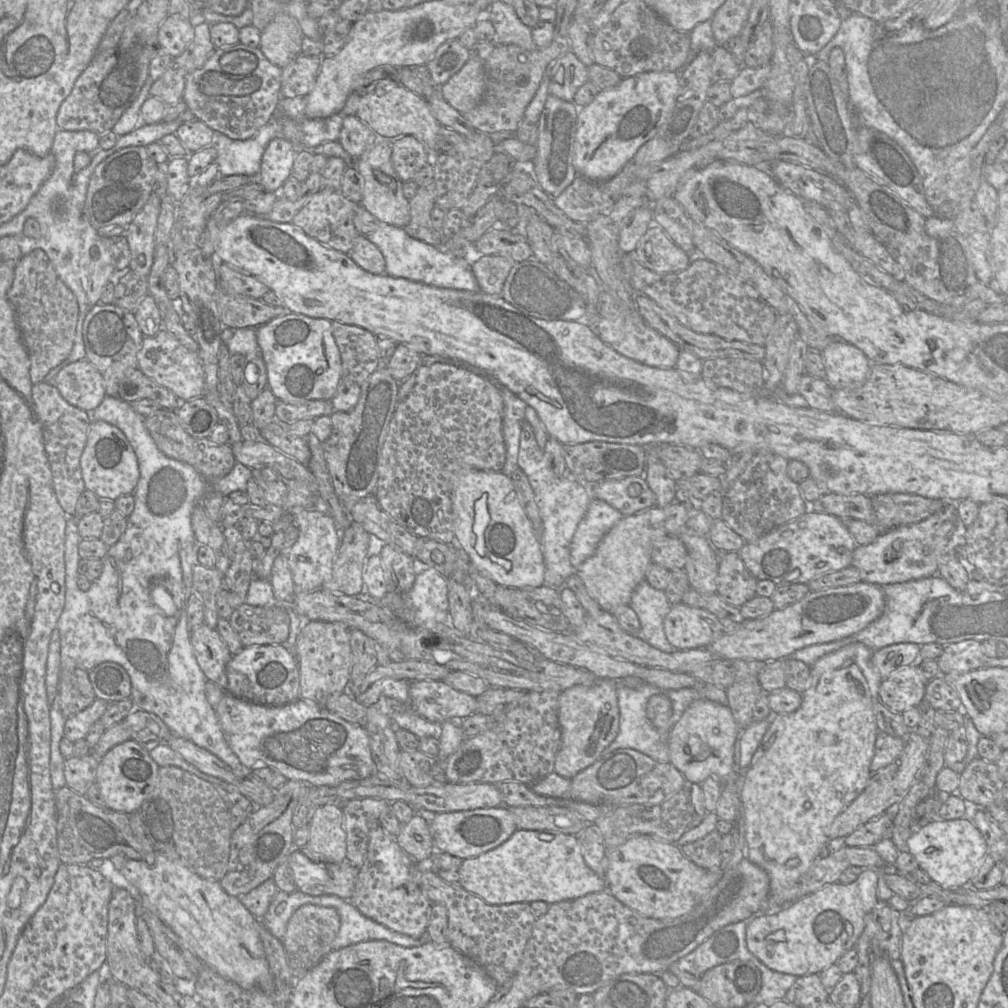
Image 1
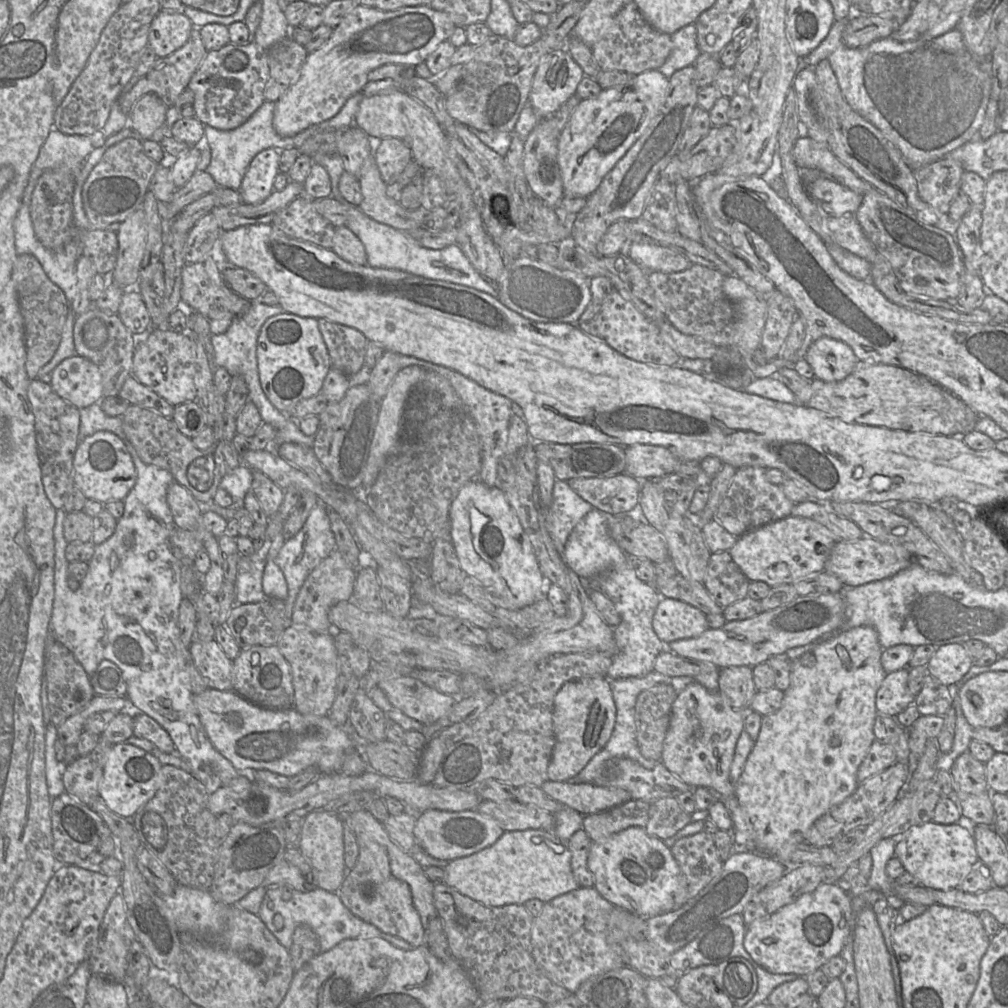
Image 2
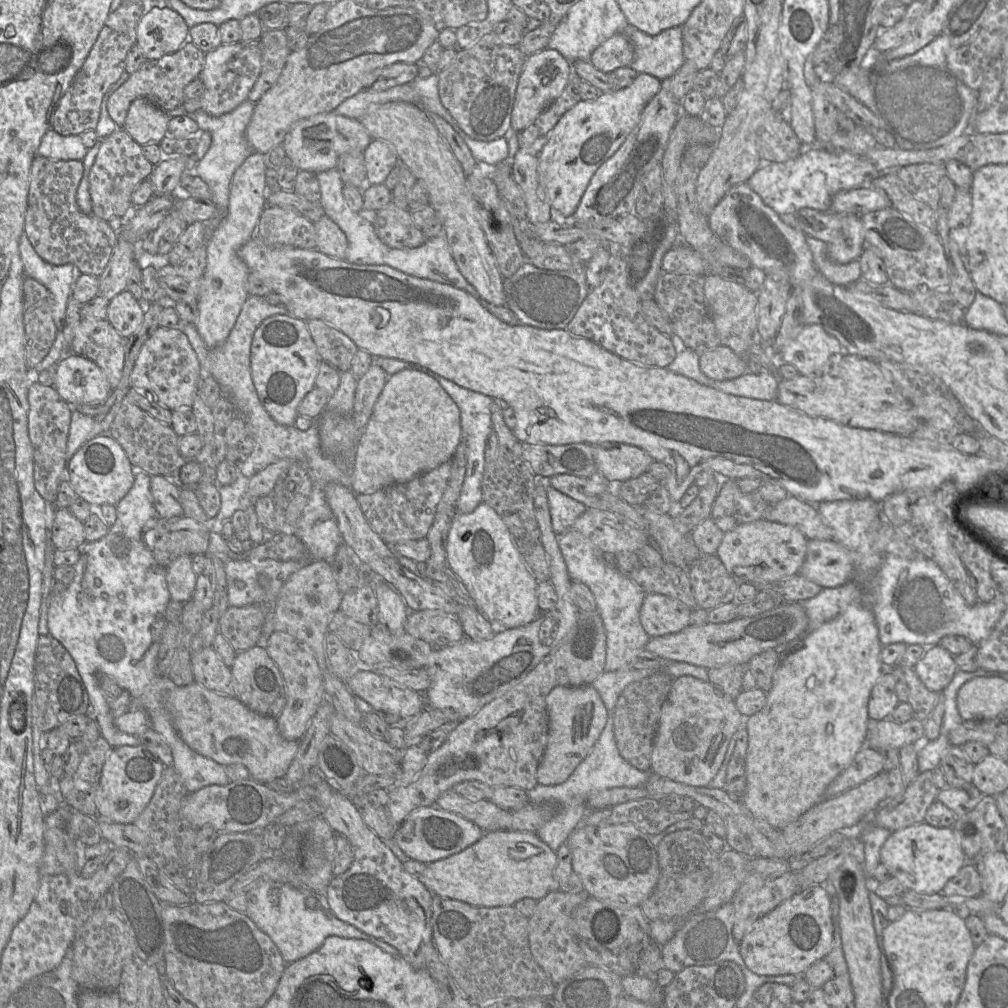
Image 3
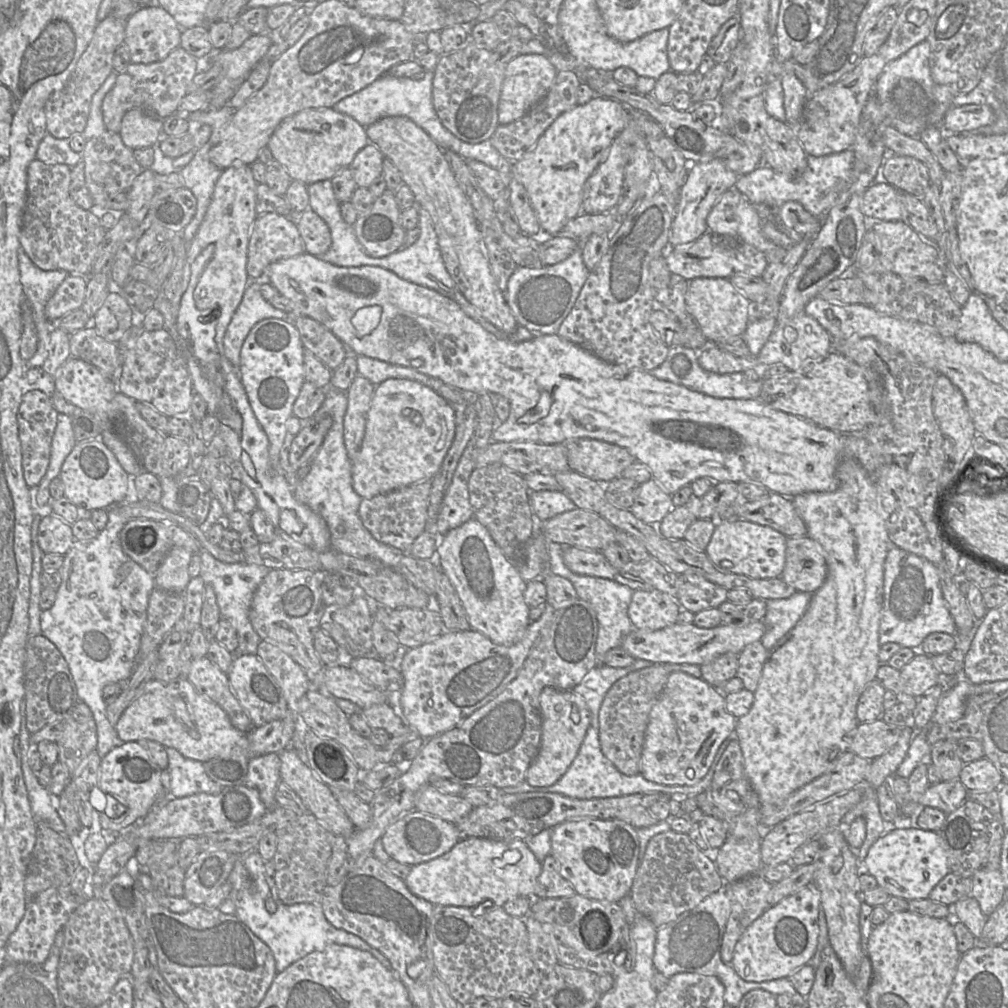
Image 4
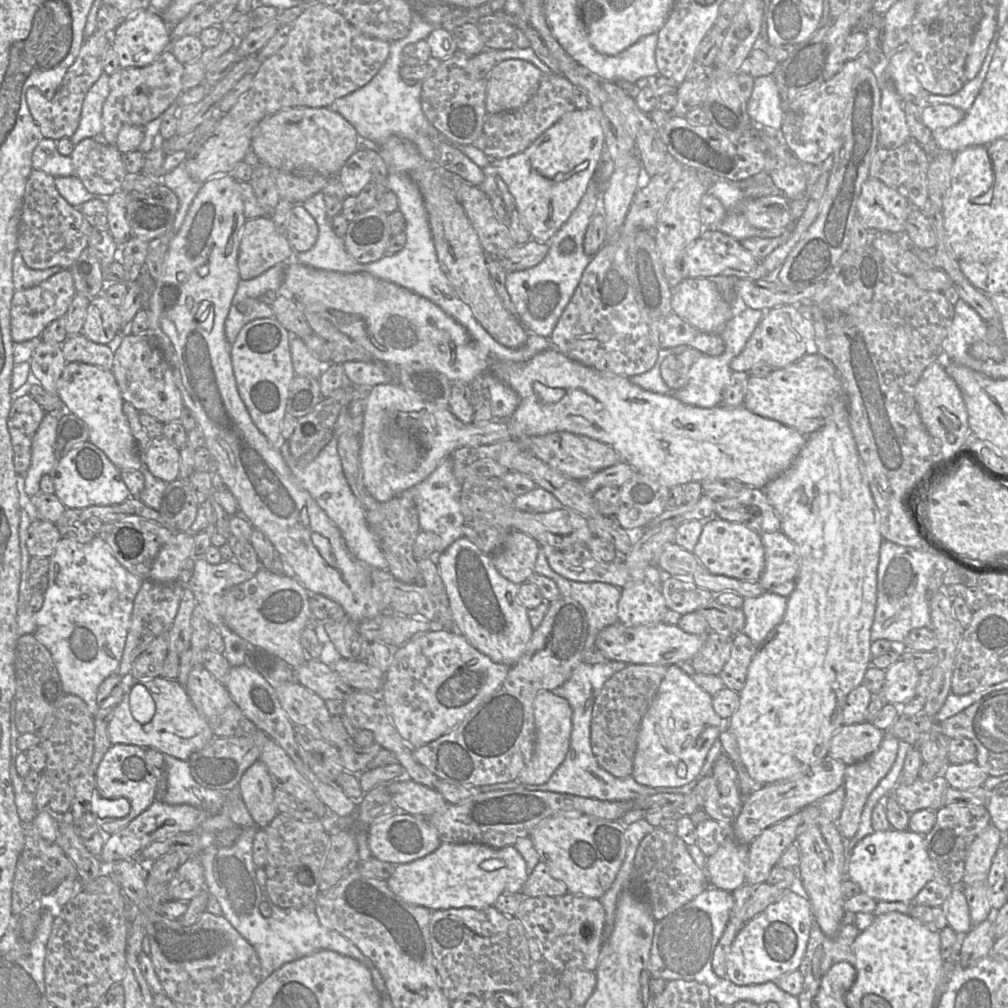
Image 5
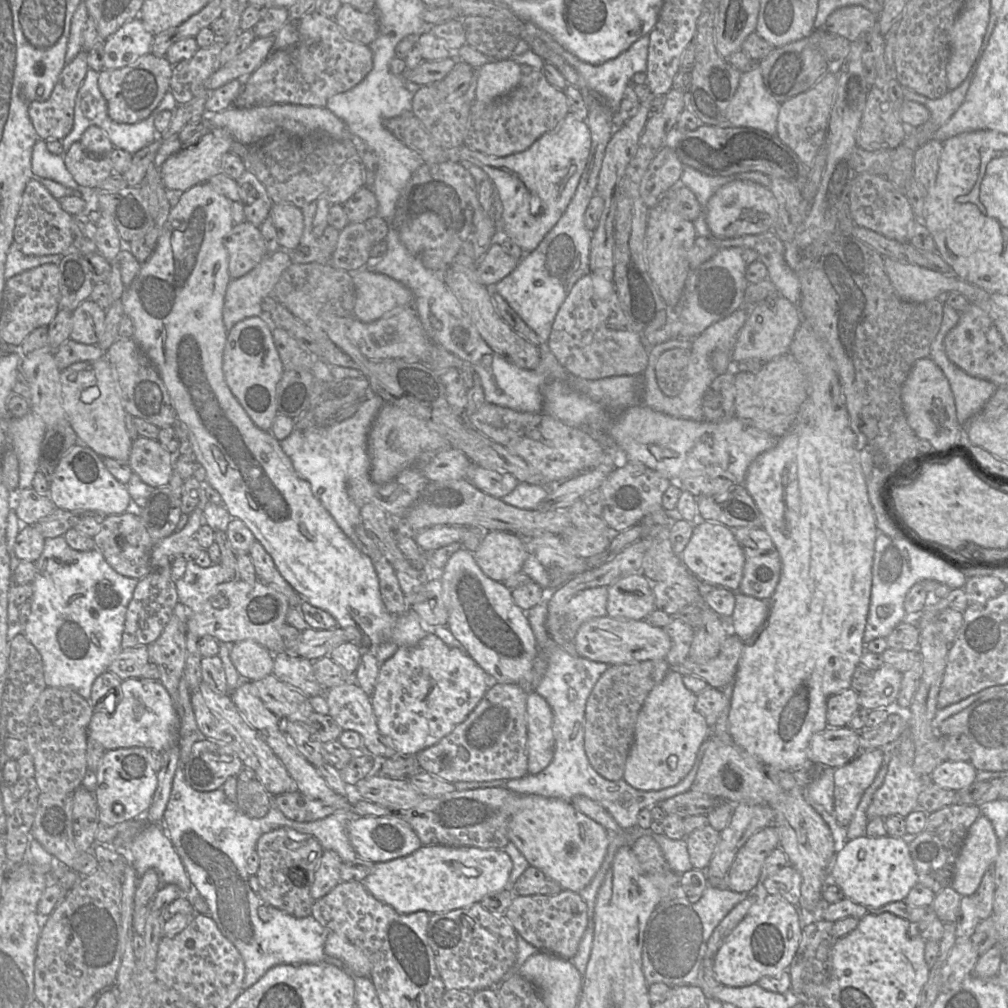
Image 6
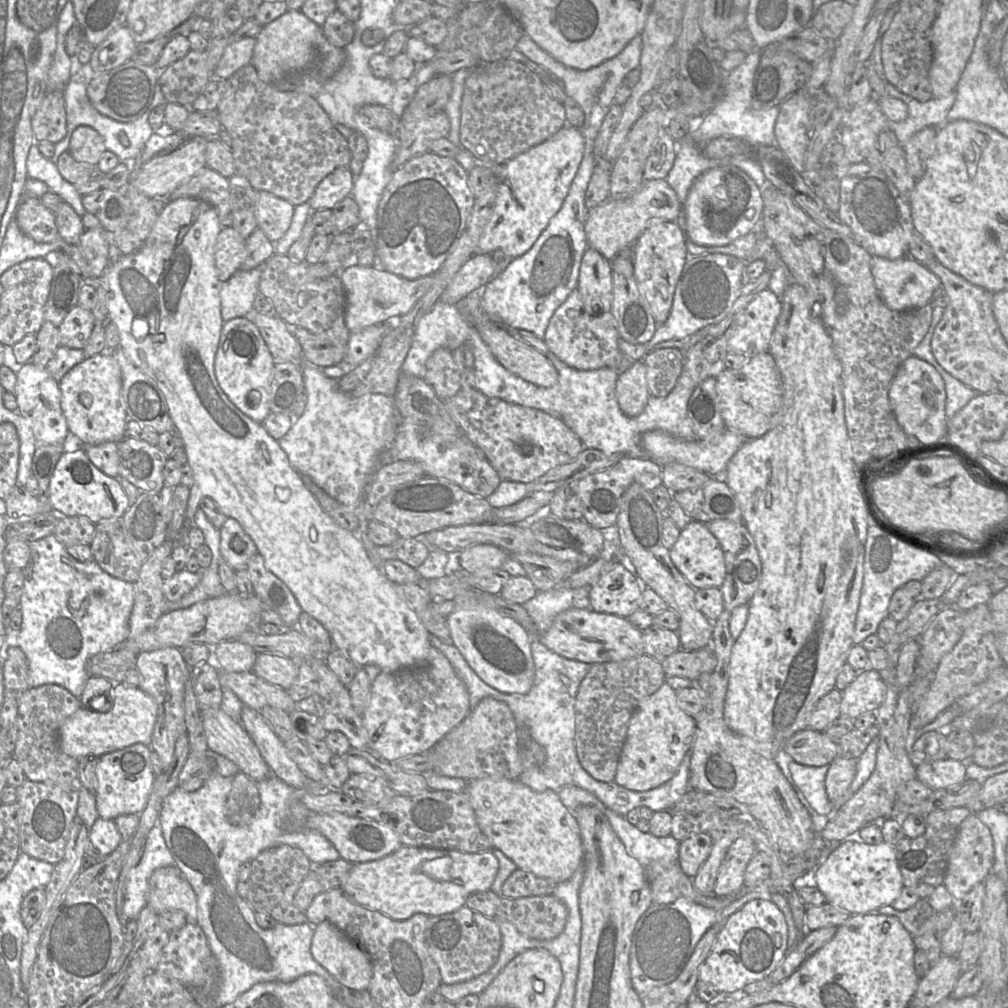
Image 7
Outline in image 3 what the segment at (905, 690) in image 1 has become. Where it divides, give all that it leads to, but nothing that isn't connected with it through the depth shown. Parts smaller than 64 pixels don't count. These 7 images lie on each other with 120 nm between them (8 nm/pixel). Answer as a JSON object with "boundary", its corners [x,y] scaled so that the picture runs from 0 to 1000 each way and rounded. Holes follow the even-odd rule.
{"boundary":[[[882,664],[873,671],[861,694],[860,704],[863,716],[877,714],[892,698],[888,687],[890,677],[890,673]]]}

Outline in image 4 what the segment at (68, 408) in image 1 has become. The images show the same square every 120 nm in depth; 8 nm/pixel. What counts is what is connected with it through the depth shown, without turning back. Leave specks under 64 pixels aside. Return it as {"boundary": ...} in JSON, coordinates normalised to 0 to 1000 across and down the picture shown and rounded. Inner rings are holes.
{"boundary":[[[30,387],[23,392],[17,410],[17,419],[22,446],[23,471],[29,484],[38,482],[47,467],[58,411],[53,404],[50,393],[45,389]]]}

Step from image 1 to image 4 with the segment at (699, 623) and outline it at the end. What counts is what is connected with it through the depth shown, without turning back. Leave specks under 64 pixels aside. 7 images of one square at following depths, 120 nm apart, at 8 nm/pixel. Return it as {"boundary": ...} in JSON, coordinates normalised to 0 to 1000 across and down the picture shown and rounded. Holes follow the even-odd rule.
{"boundary":[[[629,585],[623,602],[623,611],[630,624],[654,625],[672,618],[676,606],[674,598],[663,589],[653,585]]]}

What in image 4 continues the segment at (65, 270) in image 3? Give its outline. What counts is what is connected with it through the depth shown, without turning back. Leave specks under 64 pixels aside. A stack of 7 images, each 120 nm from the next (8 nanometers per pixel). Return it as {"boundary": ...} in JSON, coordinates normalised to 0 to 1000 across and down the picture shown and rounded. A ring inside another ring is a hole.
{"boundary":[[[21,243],[18,248],[18,263],[25,298],[32,303],[39,338],[44,338],[44,343],[48,347],[53,319],[46,314],[45,304],[68,271],[64,268],[45,269],[38,266]]]}

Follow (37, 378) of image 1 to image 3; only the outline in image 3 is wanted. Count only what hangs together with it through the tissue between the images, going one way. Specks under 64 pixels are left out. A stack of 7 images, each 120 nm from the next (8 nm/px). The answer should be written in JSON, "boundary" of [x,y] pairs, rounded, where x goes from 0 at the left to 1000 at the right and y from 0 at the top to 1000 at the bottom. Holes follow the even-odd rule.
{"boundary":[[[31,275],[23,278],[23,317],[28,366],[34,366],[49,350],[57,332],[52,314],[54,297],[51,290]]]}

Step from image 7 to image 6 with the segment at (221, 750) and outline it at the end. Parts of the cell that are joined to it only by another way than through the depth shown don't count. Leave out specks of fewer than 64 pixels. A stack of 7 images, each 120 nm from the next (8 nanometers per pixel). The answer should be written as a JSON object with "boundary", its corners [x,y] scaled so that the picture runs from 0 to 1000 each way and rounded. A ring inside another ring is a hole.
{"boundary":[[[199,676],[189,687],[189,697],[198,730],[227,739],[235,747],[242,761],[249,762],[253,766],[270,790],[296,785],[293,775],[279,755],[234,702],[228,688],[216,688]]]}

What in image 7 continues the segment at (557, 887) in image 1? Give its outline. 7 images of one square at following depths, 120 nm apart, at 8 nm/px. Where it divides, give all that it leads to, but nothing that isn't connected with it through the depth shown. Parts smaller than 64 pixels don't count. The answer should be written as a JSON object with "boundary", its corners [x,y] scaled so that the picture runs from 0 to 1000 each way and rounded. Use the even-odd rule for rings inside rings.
{"boundary":[[[399,838],[380,851],[351,856],[338,881],[363,901],[391,913],[403,913],[413,906],[436,909],[456,902],[467,887],[487,882],[494,862],[495,855],[488,844],[464,846]]]}

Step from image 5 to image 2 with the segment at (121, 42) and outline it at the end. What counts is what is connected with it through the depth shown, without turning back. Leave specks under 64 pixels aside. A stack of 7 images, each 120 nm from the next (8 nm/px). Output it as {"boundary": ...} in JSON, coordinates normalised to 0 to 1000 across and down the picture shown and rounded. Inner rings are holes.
{"boundary":[[[161,9],[151,20],[147,45],[157,57],[165,57],[180,48],[188,37],[191,23],[181,11]]]}

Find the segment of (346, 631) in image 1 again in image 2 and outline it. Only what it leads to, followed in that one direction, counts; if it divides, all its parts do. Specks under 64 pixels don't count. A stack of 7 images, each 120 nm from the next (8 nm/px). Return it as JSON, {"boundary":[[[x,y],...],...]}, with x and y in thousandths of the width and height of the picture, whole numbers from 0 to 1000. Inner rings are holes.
{"boundary":[[[290,619],[274,639],[288,660],[292,683],[291,702],[301,709],[323,710],[329,701],[335,673],[335,652],[330,626],[314,629],[302,621]]]}

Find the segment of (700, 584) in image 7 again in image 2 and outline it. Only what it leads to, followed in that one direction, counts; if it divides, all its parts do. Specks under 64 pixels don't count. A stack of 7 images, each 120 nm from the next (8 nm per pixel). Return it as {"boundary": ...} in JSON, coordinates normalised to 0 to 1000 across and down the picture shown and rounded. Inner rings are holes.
{"boundary":[[[783,511],[732,533],[723,549],[742,575],[746,577],[757,576],[767,582],[776,579],[786,579],[803,569],[816,566],[829,538],[825,528],[813,518],[803,514]]]}

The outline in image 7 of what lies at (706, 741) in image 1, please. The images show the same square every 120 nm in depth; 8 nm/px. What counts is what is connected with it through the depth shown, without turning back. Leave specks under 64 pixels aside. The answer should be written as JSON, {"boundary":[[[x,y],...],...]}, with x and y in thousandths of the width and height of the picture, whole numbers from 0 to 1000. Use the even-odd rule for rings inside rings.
{"boundary":[[[659,677],[651,687],[636,695],[626,710],[609,776],[628,785],[642,785],[659,778],[669,770],[680,748],[687,741],[689,725],[688,711],[673,700],[671,686]]]}

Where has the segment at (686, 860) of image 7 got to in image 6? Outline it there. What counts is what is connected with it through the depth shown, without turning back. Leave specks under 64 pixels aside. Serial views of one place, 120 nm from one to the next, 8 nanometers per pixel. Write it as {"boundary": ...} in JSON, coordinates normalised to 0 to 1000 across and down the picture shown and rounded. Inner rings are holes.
{"boundary":[[[705,818],[697,819],[682,828],[682,842],[688,862],[699,863],[712,838],[714,825]]]}

